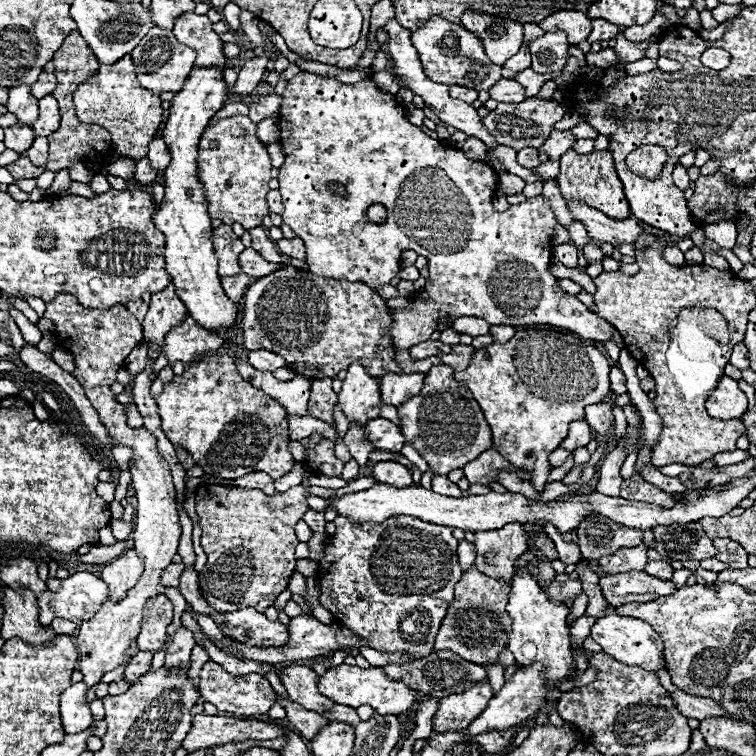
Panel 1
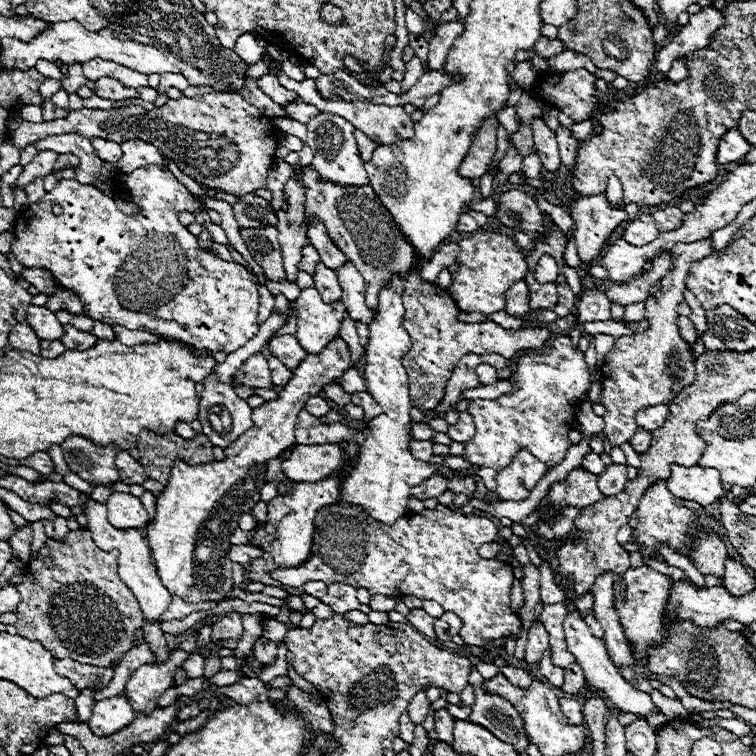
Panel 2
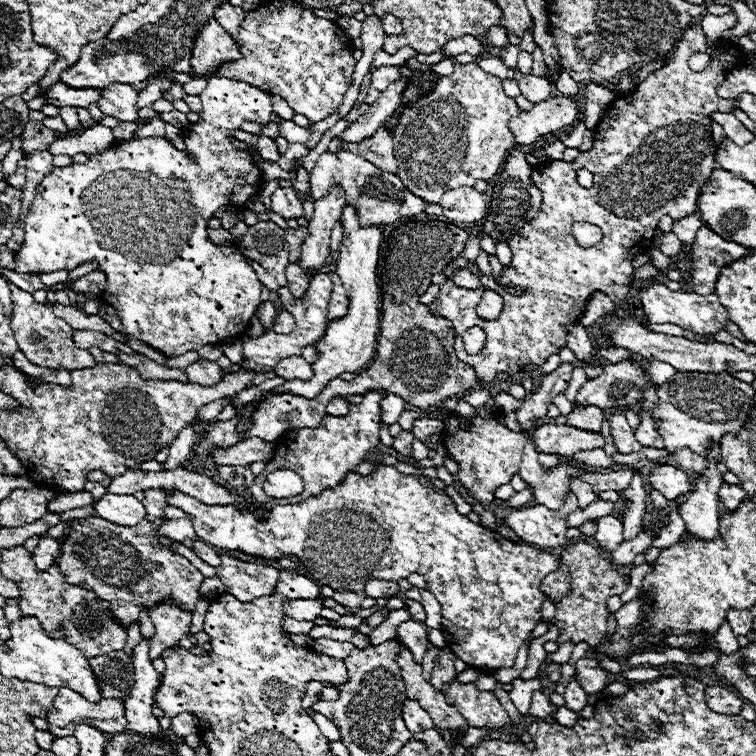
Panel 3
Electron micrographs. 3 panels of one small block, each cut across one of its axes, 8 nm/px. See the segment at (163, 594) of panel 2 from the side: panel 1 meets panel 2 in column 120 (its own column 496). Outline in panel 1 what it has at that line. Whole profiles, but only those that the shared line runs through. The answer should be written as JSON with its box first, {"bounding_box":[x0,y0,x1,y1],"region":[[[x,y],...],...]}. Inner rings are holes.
{"bounding_box":[476,523,529,582],"region":[[[510,523],[500,530],[476,532],[476,550],[478,550],[478,570],[482,574],[490,574],[490,578],[498,578],[500,582],[508,582],[514,578],[514,558],[529,549],[529,536],[520,523]],[[494,552],[490,562],[484,562],[484,554]]]}

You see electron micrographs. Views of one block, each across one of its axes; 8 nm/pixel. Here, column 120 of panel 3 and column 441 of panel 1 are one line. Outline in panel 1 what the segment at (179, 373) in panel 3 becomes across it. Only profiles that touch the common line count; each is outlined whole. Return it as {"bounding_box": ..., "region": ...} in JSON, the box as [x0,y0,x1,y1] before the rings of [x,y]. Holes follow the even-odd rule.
{"bounding_box":[438,344,474,372],"region":[[[456,344],[456,346],[452,346],[452,352],[450,352],[450,354],[440,354],[438,358],[440,358],[444,364],[452,366],[456,372],[460,372],[460,370],[464,370],[464,368],[468,366],[472,354],[474,354],[474,348],[472,348],[472,346]]]}

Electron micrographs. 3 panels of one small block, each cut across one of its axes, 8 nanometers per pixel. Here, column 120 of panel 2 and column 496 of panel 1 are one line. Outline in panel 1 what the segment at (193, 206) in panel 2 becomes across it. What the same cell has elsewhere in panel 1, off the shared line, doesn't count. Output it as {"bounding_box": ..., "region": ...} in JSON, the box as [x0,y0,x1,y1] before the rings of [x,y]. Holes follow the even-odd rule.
{"bounding_box":[278,72,612,350],"region":[[[300,72],[296,74],[286,90],[282,92],[282,104],[280,104],[280,144],[282,144],[282,150],[286,154],[286,160],[280,168],[280,174],[278,174],[278,182],[280,182],[280,194],[282,194],[282,202],[284,202],[284,224],[288,224],[296,236],[300,236],[306,244],[306,264],[310,266],[310,272],[316,274],[316,276],[322,276],[322,278],[346,278],[348,282],[366,282],[370,286],[384,286],[390,284],[390,280],[400,272],[400,264],[398,264],[398,258],[402,256],[404,250],[414,250],[416,254],[420,256],[426,256],[428,258],[428,280],[426,280],[426,286],[418,292],[414,292],[408,300],[410,300],[410,306],[404,308],[404,310],[392,310],[392,324],[390,324],[390,340],[394,342],[396,350],[404,350],[410,348],[424,340],[428,340],[434,332],[440,332],[438,328],[438,322],[446,322],[448,326],[454,324],[456,318],[462,318],[462,316],[476,316],[476,318],[484,318],[490,326],[524,326],[524,324],[552,324],[552,326],[558,326],[558,328],[566,328],[566,330],[572,330],[576,332],[578,336],[582,338],[588,338],[588,340],[596,340],[596,342],[608,342],[612,340],[612,326],[598,318],[596,314],[592,314],[578,298],[562,292],[558,288],[558,278],[554,278],[548,270],[548,256],[550,250],[552,250],[552,230],[554,226],[558,224],[558,220],[554,218],[552,210],[548,208],[548,202],[538,196],[536,200],[526,200],[524,204],[518,204],[518,206],[510,206],[506,212],[496,212],[492,208],[492,198],[494,198],[494,192],[496,192],[496,182],[498,182],[498,174],[484,162],[474,162],[474,160],[468,160],[462,150],[458,148],[452,148],[450,144],[446,142],[440,142],[440,140],[434,140],[430,136],[426,136],[418,126],[410,124],[408,118],[406,118],[406,112],[404,108],[396,102],[394,94],[388,94],[384,92],[374,80],[360,80],[356,84],[342,84],[340,80],[336,78],[328,78],[328,76],[318,76],[318,74],[310,74],[310,72]],[[330,184],[340,184],[340,186],[346,186],[346,196],[338,196],[330,190]],[[374,204],[382,204],[388,212],[386,220],[382,224],[372,224],[366,216],[368,208],[374,206]]]}

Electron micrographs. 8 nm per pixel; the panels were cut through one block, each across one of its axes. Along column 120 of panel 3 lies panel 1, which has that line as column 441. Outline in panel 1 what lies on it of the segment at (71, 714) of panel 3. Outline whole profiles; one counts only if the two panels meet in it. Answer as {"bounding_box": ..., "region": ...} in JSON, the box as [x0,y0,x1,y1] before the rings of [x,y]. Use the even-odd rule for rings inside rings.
{"bounding_box":[434,680,494,732],"region":[[[488,680],[474,684],[472,688],[442,698],[434,716],[434,732],[462,732],[468,722],[478,718],[494,696]]]}

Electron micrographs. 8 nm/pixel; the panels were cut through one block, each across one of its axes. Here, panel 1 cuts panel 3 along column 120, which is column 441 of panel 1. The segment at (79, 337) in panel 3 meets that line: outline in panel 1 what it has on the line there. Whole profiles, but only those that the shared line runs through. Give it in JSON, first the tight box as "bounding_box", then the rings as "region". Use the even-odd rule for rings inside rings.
{"bounding_box":[408,340,452,360],"region":[[[426,340],[426,342],[420,342],[420,344],[412,346],[408,352],[410,352],[410,356],[412,356],[414,360],[424,360],[424,358],[436,356],[436,354],[440,354],[440,352],[444,352],[444,354],[452,352],[452,346],[442,344],[442,342],[434,342],[434,340]]]}

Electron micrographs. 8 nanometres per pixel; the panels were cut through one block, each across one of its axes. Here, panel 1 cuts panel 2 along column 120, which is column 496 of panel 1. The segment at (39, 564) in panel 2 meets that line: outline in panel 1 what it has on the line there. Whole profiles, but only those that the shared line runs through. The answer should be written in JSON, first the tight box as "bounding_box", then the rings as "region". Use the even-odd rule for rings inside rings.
{"bounding_box":[436,570,510,664],"region":[[[476,570],[462,574],[462,580],[456,584],[454,602],[448,608],[448,614],[436,636],[436,650],[452,650],[466,658],[468,662],[492,664],[498,660],[498,654],[508,644],[510,616],[506,614],[506,602],[510,594],[510,582],[502,584],[494,578],[488,578]]]}

